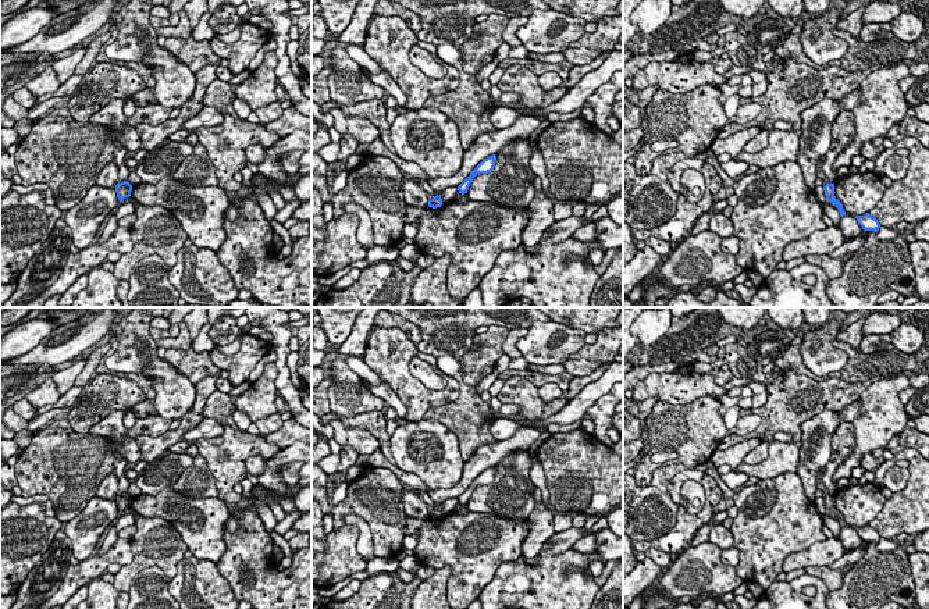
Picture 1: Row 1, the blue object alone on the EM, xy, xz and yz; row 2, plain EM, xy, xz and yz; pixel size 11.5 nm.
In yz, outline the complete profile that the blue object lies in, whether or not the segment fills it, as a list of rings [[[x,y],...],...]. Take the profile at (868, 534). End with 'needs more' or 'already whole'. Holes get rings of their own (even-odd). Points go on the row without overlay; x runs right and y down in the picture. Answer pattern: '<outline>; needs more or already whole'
[[[866,524],[864,527],[855,527],[855,530],[864,542],[878,544],[880,539],[879,533],[875,528],[872,528],[869,524]]]; already whole

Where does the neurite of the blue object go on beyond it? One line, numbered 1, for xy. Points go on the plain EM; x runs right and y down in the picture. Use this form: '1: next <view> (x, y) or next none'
1: next none

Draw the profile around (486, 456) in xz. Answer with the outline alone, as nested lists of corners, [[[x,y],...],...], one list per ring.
[[[520,427],[510,438],[505,441],[495,441],[480,446],[476,453],[464,462],[460,481],[449,489],[430,489],[424,485],[420,477],[414,473],[401,470],[392,464],[381,452],[381,449],[369,455],[369,466],[384,467],[391,470],[405,487],[412,491],[421,489],[430,495],[435,503],[442,503],[451,498],[459,498],[470,484],[487,469],[498,464],[506,456],[516,450],[530,450],[530,446],[541,437],[538,428]]]

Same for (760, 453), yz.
[[[761,441],[761,444],[744,457],[744,463],[758,464],[765,460],[769,455],[769,444],[768,441]]]

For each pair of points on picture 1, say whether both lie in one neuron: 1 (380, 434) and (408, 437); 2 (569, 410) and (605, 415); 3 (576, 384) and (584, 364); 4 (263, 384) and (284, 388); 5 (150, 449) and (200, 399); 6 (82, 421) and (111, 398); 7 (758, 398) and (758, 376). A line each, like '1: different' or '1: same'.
1: different
2: different
3: different
4: different
5: same
6: same
7: different

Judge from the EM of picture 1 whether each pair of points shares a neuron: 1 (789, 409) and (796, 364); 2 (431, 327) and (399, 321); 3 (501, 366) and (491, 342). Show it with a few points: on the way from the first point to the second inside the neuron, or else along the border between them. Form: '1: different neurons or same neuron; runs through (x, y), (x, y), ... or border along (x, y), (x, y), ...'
1: different neurons; border along (785, 366), (814, 380)
2: different neurons; border along (410, 321), (420, 333), (416, 345)
3: different neurons; border along (504, 353), (494, 367)

